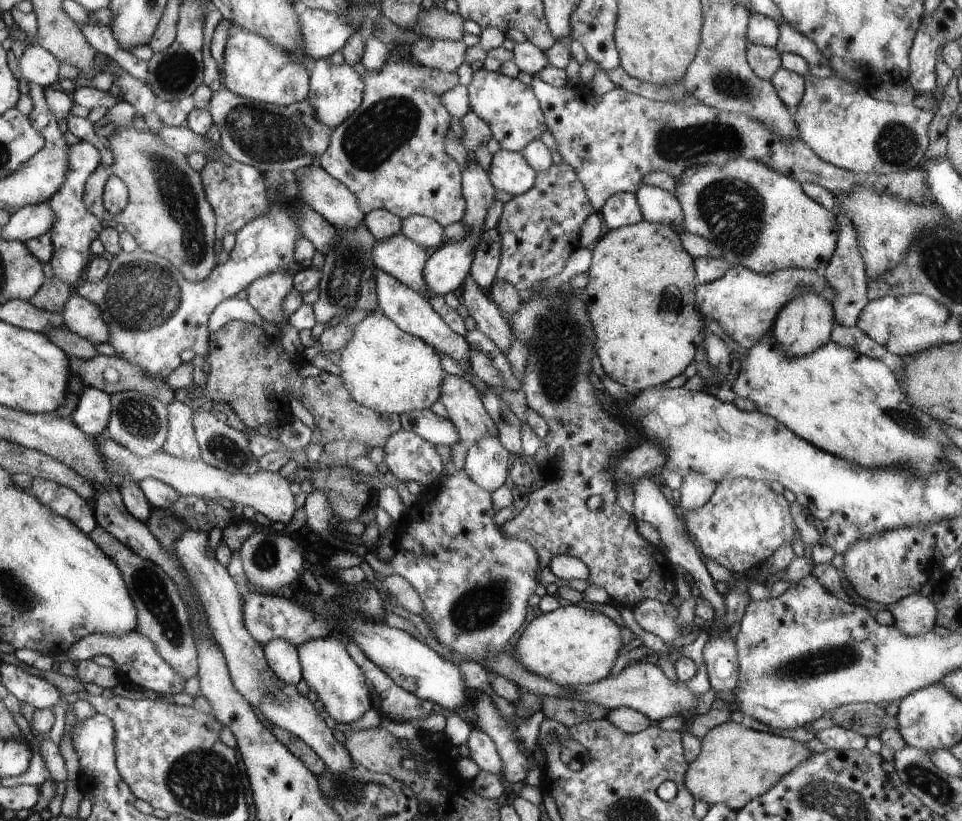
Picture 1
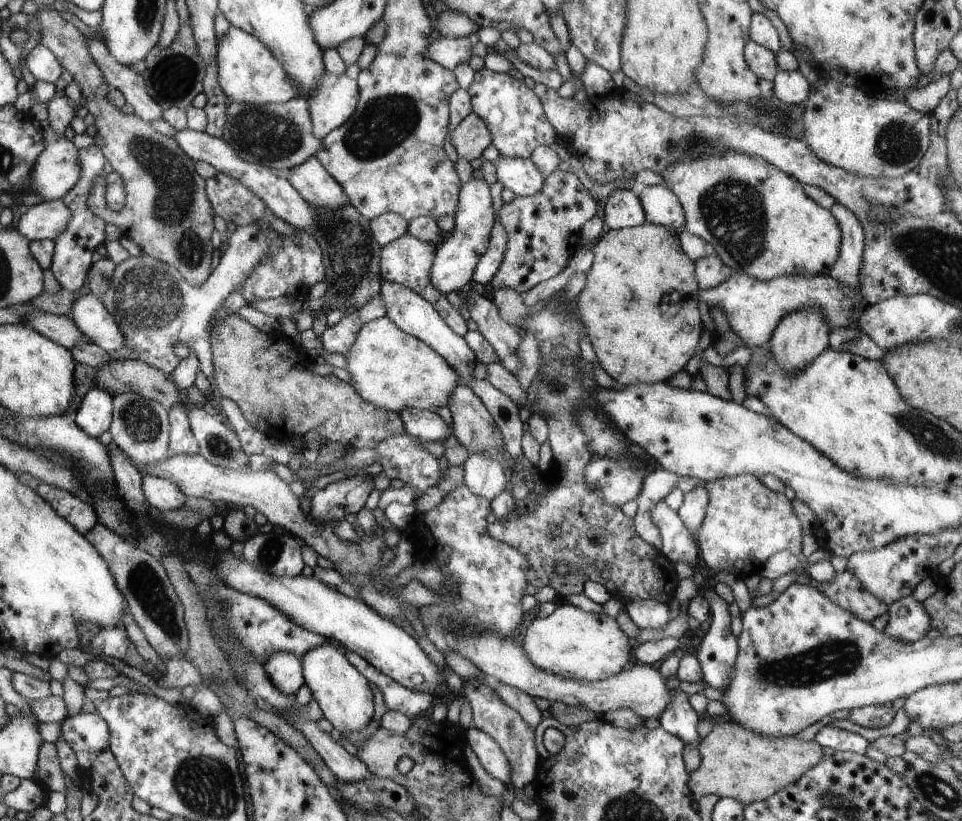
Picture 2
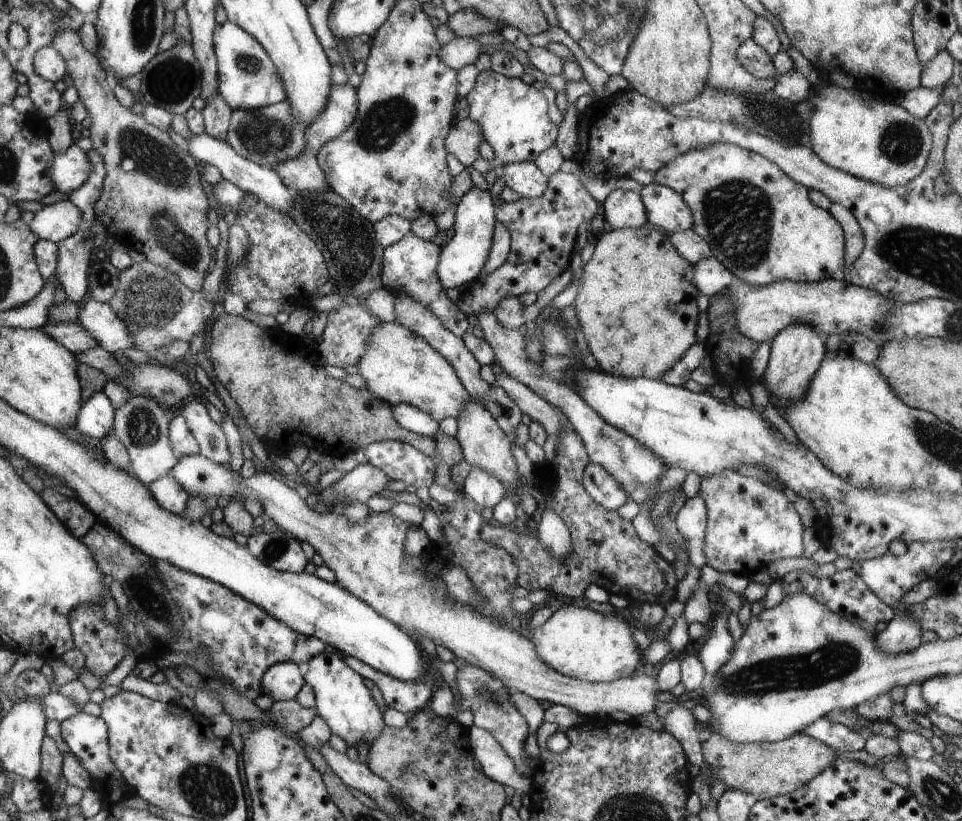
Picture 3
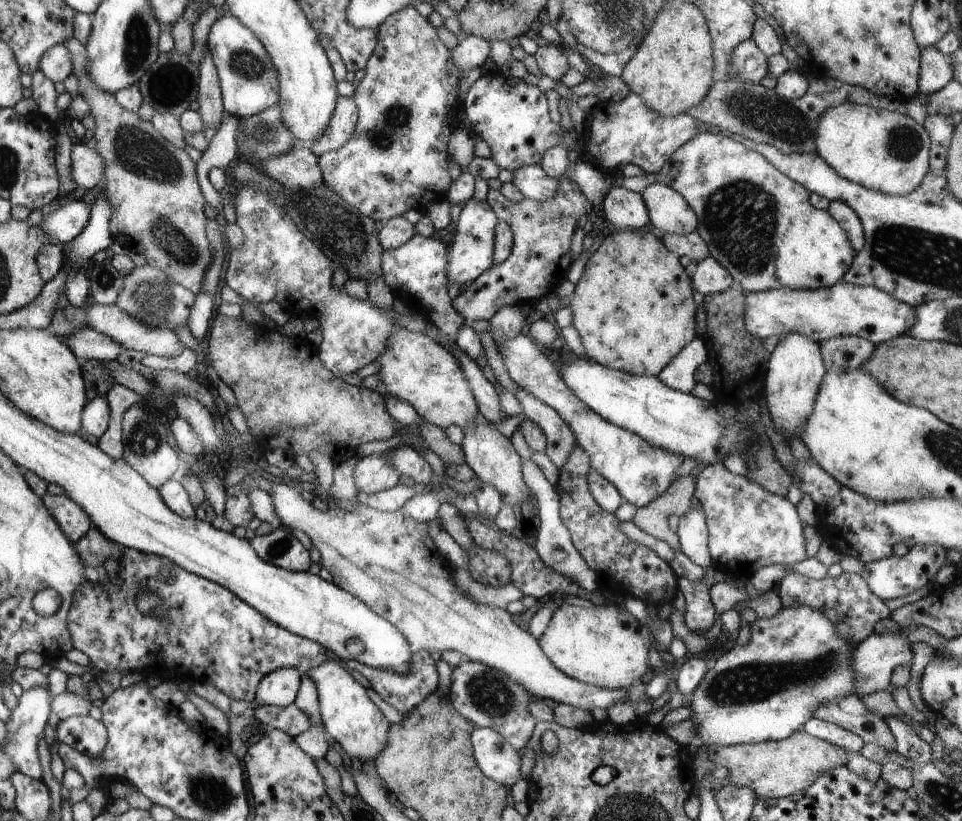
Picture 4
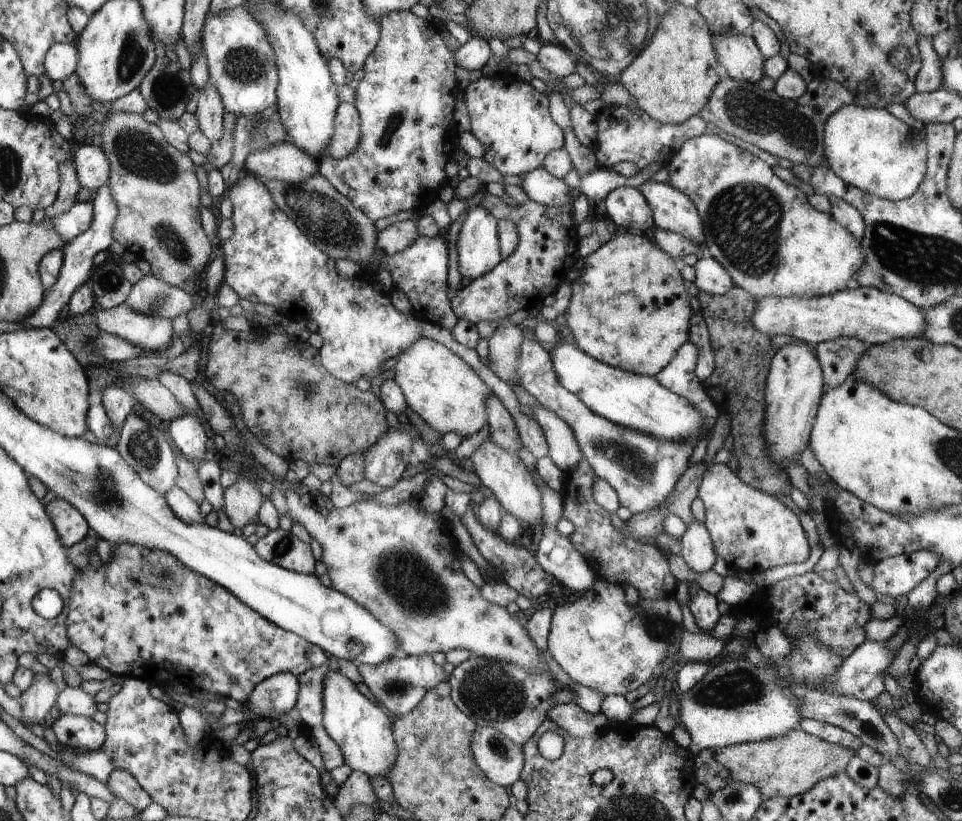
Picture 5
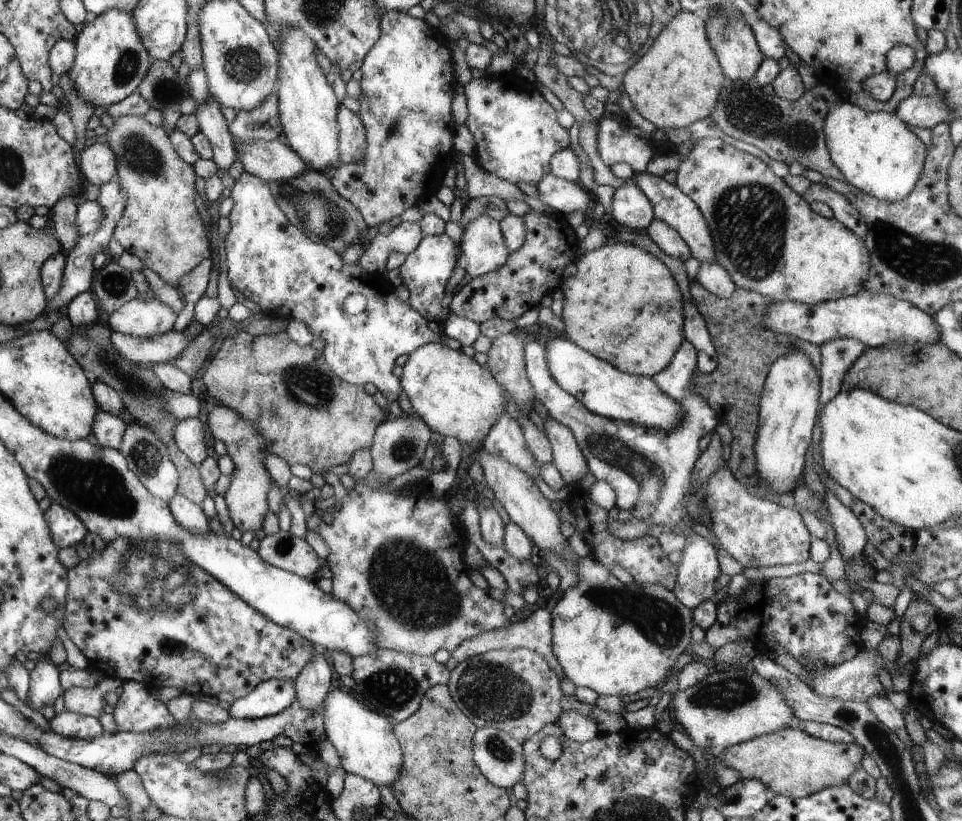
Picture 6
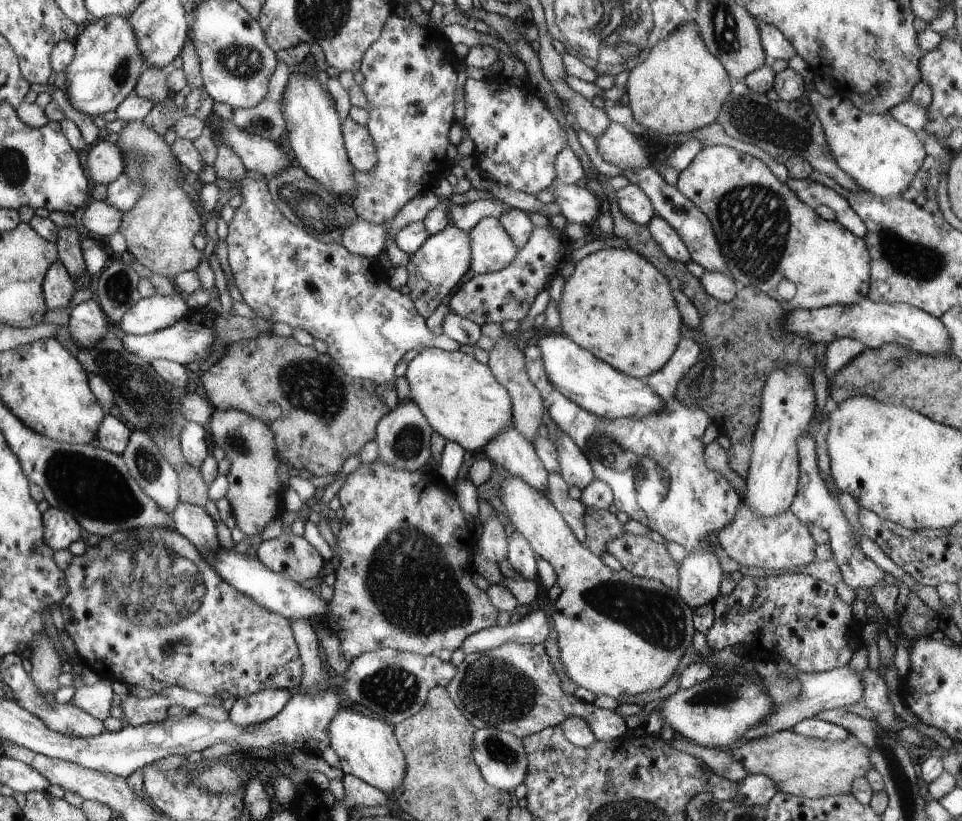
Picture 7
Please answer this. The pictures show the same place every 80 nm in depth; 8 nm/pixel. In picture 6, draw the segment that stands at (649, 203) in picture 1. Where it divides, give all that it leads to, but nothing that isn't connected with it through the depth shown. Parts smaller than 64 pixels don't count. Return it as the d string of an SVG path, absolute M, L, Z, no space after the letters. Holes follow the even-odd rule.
M644 171L643 173L635 173L633 178L635 179L635 185L652 203L655 218L660 219L680 233L680 236L684 239L684 242L687 242L691 250L691 256L702 263L718 263L710 227L696 203L692 202L692 199L686 196L676 184L668 183L663 176L657 177L651 175L648 171Z

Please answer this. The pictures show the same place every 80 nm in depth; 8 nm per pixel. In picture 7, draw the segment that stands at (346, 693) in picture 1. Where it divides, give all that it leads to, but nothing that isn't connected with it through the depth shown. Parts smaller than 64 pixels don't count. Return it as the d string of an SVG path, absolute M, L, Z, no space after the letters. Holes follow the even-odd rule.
M346 705L333 718L328 730L329 746L340 758L340 769L344 774L355 776L390 796L404 784L407 777L406 754L399 746L392 724L353 712L350 705Z

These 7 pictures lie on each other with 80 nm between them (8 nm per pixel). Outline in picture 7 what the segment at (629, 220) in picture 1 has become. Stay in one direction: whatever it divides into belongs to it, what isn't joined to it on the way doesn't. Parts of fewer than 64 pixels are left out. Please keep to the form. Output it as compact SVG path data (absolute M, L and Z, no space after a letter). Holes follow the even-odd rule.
M634 183L619 189L616 198L621 213L640 226L647 226L648 221L655 216L655 210L650 199Z

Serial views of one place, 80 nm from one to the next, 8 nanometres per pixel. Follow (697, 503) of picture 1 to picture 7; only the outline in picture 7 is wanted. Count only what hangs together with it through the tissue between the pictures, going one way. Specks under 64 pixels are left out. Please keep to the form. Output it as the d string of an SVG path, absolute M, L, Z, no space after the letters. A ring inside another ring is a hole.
M714 552L690 553L679 566L677 595L691 609L704 606L721 594L720 583L725 577Z

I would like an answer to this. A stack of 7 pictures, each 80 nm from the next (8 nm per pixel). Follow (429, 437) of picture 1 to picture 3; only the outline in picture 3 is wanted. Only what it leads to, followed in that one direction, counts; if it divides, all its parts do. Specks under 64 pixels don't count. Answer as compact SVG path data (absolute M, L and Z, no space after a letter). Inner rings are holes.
M406 403L392 406L392 414L394 414L400 426L413 433L433 438L436 433L440 432L438 420L415 406Z

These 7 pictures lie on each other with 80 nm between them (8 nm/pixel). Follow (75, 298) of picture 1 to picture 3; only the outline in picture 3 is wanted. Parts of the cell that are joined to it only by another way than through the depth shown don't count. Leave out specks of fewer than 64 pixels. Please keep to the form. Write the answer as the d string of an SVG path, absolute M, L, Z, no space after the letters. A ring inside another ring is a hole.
M88 296L81 302L78 322L95 335L102 349L106 349L112 354L120 349L126 350L126 348L137 346L135 335L131 334L127 323L108 303L101 303Z

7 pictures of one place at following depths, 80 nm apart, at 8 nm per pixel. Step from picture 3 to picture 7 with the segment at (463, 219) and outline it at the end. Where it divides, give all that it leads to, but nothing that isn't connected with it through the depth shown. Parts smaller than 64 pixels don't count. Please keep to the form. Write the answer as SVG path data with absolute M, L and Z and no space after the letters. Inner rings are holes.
M483 218L469 233L471 267L476 275L502 270L518 256L520 248L497 218Z

